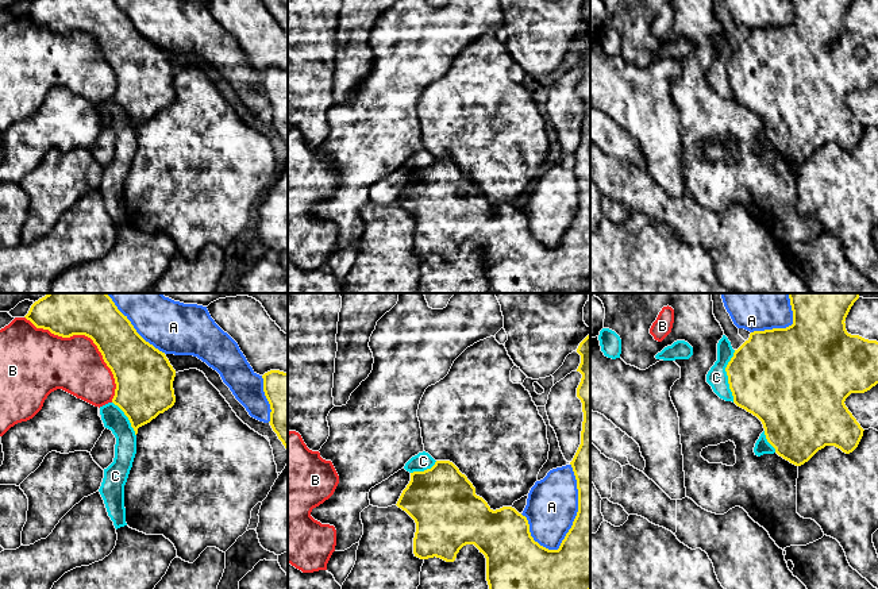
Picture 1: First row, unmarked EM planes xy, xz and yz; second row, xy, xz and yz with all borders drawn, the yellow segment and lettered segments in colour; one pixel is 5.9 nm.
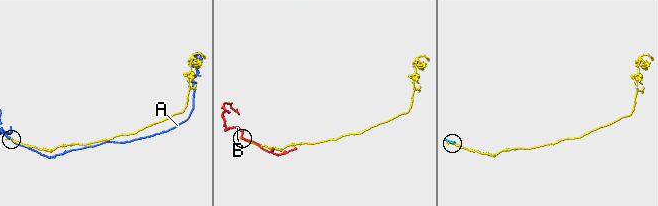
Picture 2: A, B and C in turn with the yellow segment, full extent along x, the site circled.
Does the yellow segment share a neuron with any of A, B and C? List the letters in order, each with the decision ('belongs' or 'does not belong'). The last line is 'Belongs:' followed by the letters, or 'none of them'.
A: does not belong
B: does not belong
C: does not belong
Belongs: none of them

